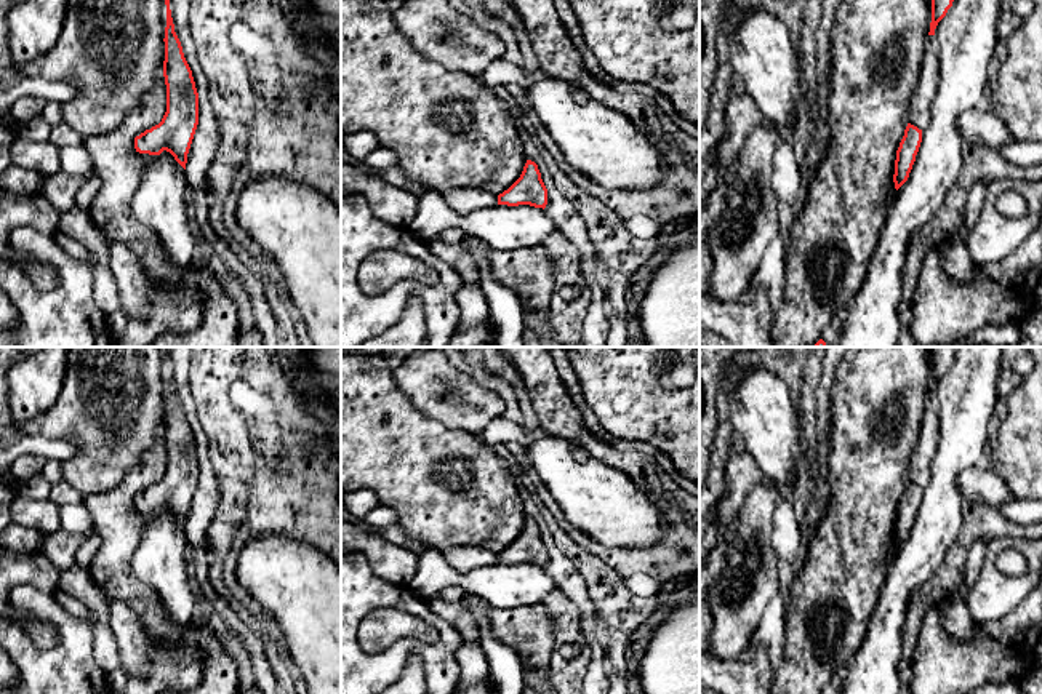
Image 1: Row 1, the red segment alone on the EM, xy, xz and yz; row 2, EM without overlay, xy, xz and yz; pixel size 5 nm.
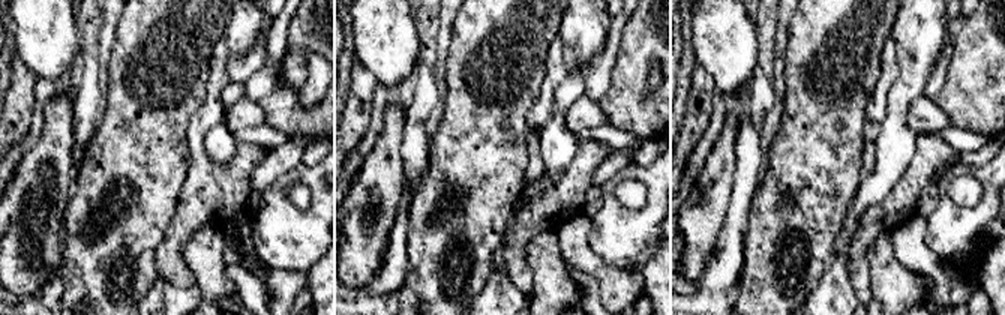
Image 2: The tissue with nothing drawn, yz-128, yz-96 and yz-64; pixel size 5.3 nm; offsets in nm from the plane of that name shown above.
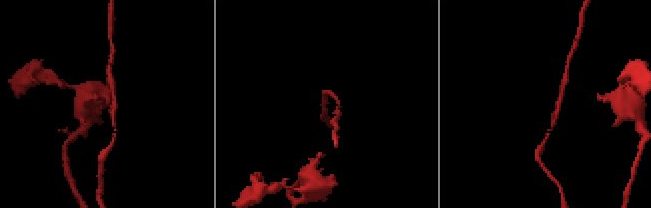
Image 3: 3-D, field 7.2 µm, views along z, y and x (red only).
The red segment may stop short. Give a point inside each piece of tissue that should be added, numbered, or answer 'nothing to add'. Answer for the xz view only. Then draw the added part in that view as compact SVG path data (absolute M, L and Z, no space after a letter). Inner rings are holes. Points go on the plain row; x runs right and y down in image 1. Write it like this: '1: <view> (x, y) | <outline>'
nothing to add

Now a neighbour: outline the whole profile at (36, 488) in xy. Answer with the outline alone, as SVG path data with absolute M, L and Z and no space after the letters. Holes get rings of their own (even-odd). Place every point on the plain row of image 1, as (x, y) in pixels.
M40 473L18 483L19 496L35 502L46 501L50 488L51 485Z

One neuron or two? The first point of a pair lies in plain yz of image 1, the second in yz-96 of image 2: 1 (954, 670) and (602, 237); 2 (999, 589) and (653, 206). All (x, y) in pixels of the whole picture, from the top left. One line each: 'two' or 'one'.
1: two
2: one

